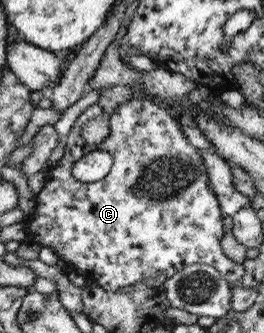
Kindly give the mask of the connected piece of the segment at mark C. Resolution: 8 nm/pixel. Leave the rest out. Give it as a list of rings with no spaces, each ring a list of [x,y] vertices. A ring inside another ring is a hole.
[[[133,97],[111,111],[107,119],[107,138],[99,145],[87,145],[82,139],[81,127],[101,112],[99,105],[89,105],[65,136],[64,155],[55,167],[45,173],[45,185],[32,199],[35,212],[23,222],[27,241],[55,251],[65,265],[70,265],[79,275],[93,275],[97,286],[108,292],[142,280],[151,283],[158,280],[162,272],[169,278],[181,268],[195,263],[214,267],[225,282],[232,286],[238,284],[244,268],[227,259],[221,251],[223,216],[217,196],[207,184],[207,172],[200,152],[189,145],[178,123],[158,107],[157,101]],[[95,150],[107,152],[112,158],[111,168],[103,179],[81,183],[71,176],[71,167],[83,155]]]

